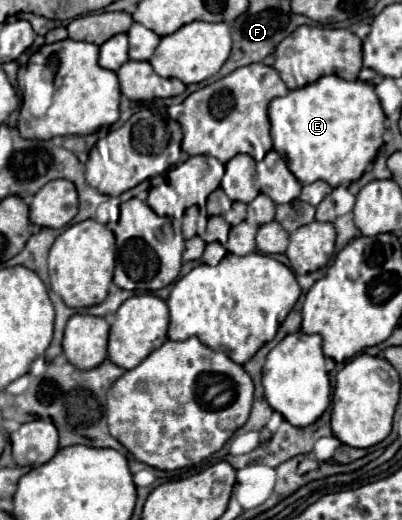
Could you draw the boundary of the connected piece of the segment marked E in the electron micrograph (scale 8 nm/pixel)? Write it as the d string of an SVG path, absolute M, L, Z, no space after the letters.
M322 76L314 84L290 90L286 96L274 98L268 106L268 116L272 126L270 134L274 140L274 150L280 152L280 156L284 156L290 172L302 184L312 184L316 180L322 180L332 188L362 178L366 166L374 160L376 152L382 146L384 118L386 118L380 100L374 92L374 86L370 82L362 82L362 80L348 82L338 76Z

